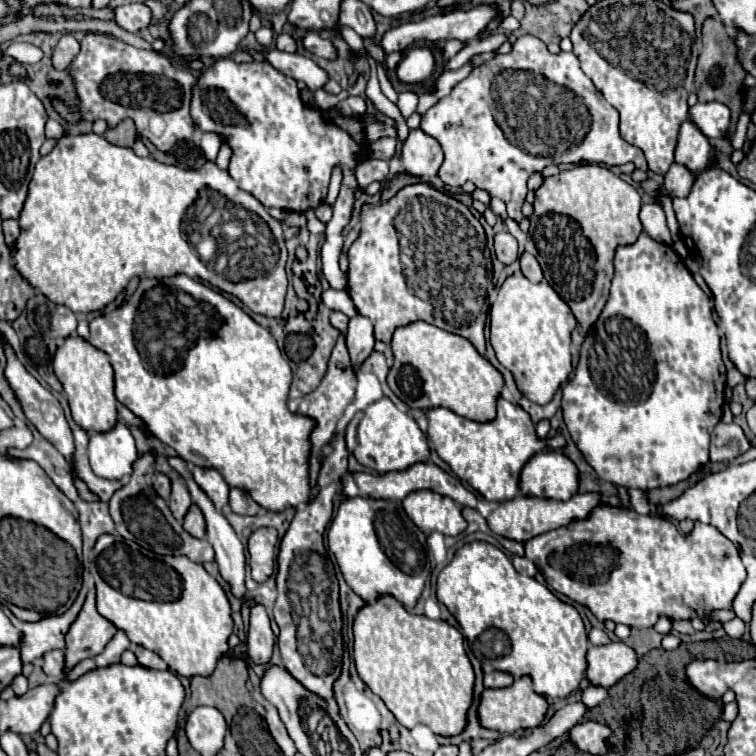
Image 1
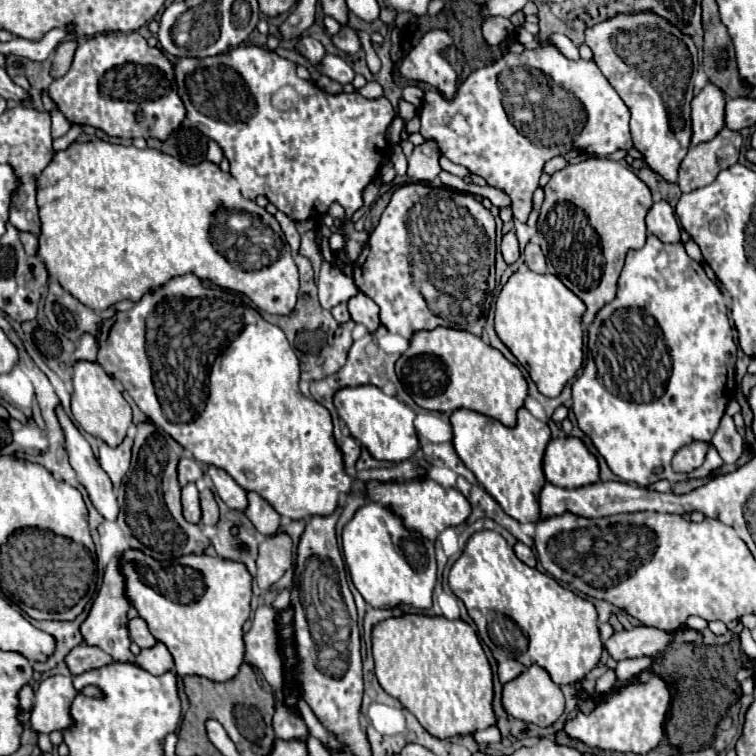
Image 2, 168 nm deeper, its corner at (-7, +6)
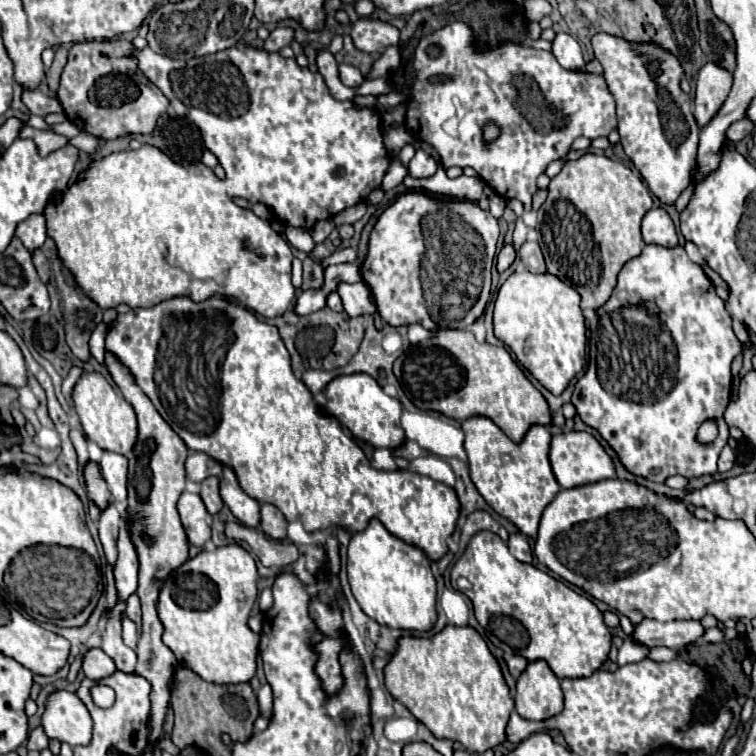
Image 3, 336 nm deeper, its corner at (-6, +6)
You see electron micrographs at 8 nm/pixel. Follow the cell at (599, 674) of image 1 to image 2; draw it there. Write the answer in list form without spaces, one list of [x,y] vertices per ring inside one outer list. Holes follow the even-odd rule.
[[[635,627],[629,631],[615,633],[603,643],[603,647],[615,661],[623,661],[635,657],[655,657],[671,641],[673,635],[669,631],[655,629],[655,627]]]

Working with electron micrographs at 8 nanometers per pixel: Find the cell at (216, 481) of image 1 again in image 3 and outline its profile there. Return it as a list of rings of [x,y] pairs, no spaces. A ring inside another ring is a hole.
[[[224,467],[220,479],[220,493],[224,503],[230,507],[230,511],[238,521],[242,521],[246,527],[260,525],[260,503],[242,491],[236,473],[230,467]]]

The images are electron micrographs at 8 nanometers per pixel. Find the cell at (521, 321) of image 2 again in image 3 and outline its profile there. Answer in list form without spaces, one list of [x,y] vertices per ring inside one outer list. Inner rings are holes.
[[[522,271],[512,273],[504,281],[494,305],[494,335],[508,345],[518,363],[554,395],[560,395],[586,365],[586,325],[580,295],[550,273],[534,275]]]

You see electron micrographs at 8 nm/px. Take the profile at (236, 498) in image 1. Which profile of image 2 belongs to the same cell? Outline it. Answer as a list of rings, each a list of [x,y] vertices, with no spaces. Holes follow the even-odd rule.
[[[253,491],[247,493],[247,501],[249,501],[249,505],[245,509],[245,515],[255,525],[255,529],[263,535],[275,535],[275,531],[281,525],[279,523],[281,517],[275,513],[275,509],[263,497],[259,497]]]

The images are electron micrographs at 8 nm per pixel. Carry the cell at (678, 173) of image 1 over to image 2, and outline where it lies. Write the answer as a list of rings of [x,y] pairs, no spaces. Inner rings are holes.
[[[725,127],[713,141],[691,147],[679,167],[677,185],[681,191],[689,193],[705,187],[719,175],[719,171],[735,165],[739,159],[741,143],[743,141],[739,131]]]

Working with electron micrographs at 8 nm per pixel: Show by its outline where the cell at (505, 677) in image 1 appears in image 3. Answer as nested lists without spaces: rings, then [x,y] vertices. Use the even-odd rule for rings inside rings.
[[[514,655],[514,657],[508,661],[508,669],[510,669],[510,673],[512,673],[514,677],[518,677],[518,675],[526,669],[526,665],[528,665],[528,661],[526,661],[522,655]]]

